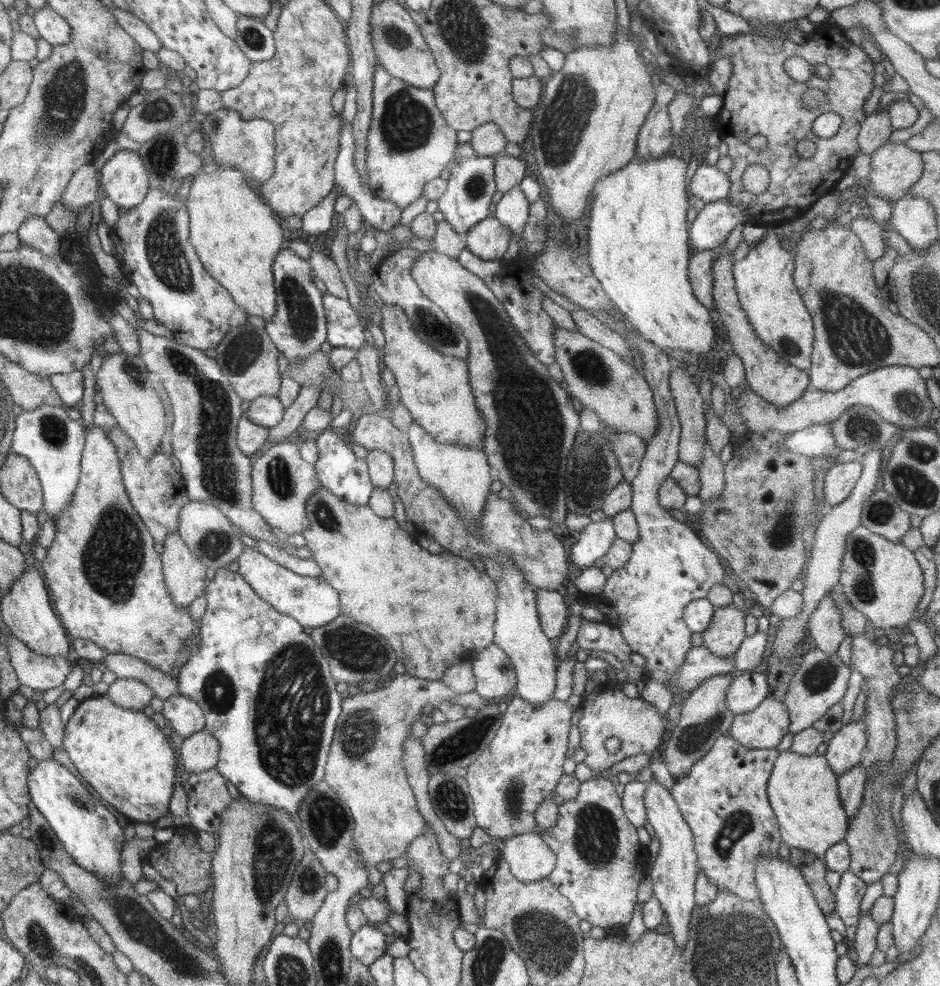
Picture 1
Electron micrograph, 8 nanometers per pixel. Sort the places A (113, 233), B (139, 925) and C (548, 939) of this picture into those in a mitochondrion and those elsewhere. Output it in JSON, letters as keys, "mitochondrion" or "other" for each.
{"A":"other","B":"mitochondrion","C":"mitochondrion"}

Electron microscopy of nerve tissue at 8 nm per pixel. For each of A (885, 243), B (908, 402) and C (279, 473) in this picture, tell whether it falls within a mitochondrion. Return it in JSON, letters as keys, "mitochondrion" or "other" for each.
{"A":"other","B":"mitochondrion","C":"mitochondrion"}

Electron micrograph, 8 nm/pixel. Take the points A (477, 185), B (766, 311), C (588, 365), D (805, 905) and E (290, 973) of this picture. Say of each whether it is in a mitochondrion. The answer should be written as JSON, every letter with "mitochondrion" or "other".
{"A":"mitochondrion","B":"other","C":"mitochondrion","D":"other","E":"mitochondrion"}

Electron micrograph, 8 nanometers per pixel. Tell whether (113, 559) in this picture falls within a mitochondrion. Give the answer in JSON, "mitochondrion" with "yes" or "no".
{"mitochondrion":"yes"}

